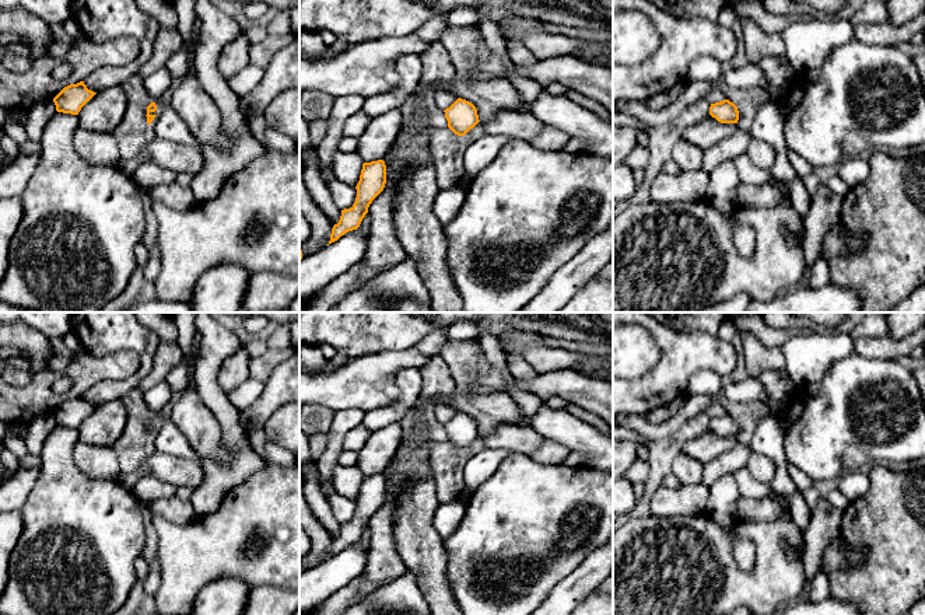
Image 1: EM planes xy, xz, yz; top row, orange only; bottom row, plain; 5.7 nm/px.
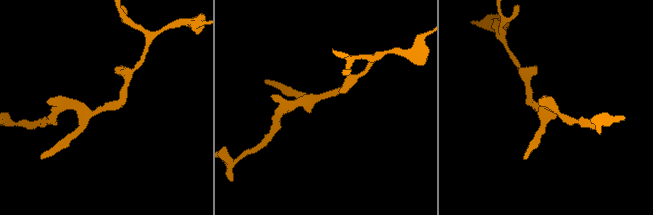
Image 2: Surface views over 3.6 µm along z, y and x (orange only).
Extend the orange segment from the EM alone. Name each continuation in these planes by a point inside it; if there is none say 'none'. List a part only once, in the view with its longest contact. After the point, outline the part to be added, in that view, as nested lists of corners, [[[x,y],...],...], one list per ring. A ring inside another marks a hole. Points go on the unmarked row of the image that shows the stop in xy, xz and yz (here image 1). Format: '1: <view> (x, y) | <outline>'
none

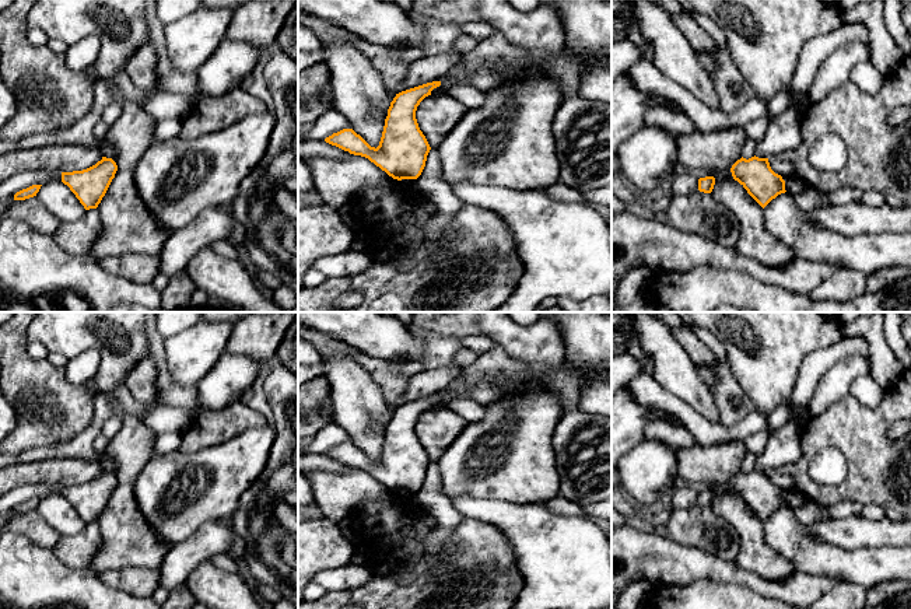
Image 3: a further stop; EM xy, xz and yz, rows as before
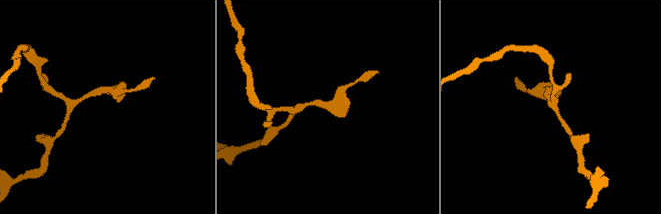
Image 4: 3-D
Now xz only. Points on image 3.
none

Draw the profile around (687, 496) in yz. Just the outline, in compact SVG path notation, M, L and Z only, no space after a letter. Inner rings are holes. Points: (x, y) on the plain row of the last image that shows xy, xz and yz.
M686 484L682 489L672 491L670 508L672 510L684 510L698 504L698 491L694 486Z

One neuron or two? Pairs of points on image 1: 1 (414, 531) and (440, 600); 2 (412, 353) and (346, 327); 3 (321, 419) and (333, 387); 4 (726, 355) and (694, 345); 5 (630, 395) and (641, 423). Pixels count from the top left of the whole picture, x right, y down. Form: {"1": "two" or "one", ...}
{"1": "one", "2": "two", "3": "two", "4": "one", "5": "two"}

